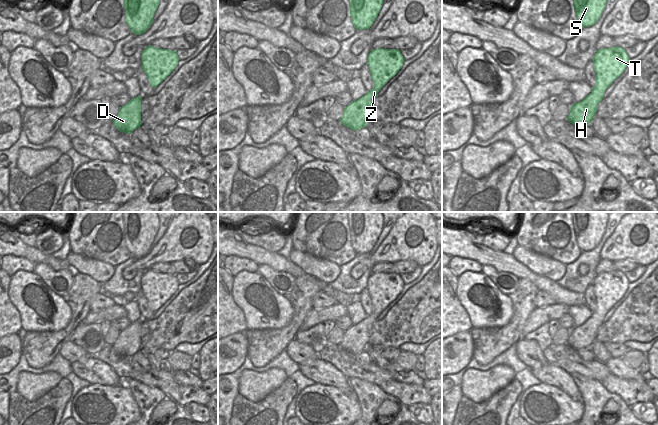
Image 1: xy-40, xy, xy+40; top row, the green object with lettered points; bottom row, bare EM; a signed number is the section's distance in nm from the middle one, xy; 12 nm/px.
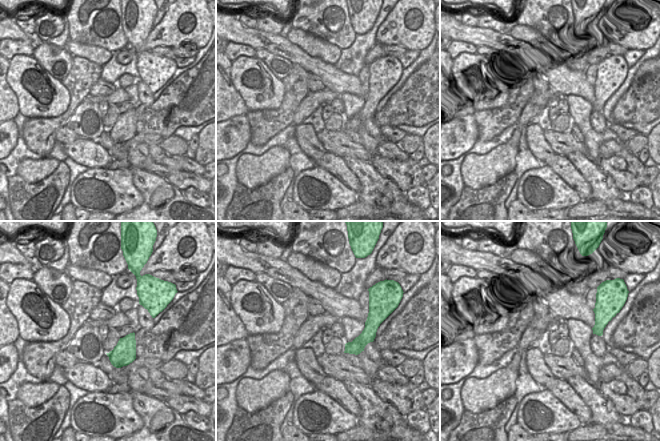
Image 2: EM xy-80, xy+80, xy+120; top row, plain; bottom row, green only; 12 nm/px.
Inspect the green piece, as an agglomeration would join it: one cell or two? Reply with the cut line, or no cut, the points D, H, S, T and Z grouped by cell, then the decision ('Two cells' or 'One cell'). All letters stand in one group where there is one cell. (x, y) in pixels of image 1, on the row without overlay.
No split. Groups: D H S T Z. One cell

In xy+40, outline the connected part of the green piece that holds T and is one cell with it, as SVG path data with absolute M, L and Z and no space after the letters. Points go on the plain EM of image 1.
M621 271L602 272L596 275L593 283L595 310L582 325L574 327L569 334L567 345L579 349L590 349L596 340L598 328L612 306L622 299L629 286L625 273Z

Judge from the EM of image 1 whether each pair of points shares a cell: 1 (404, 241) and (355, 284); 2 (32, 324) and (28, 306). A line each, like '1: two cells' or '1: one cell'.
1: two cells
2: one cell

